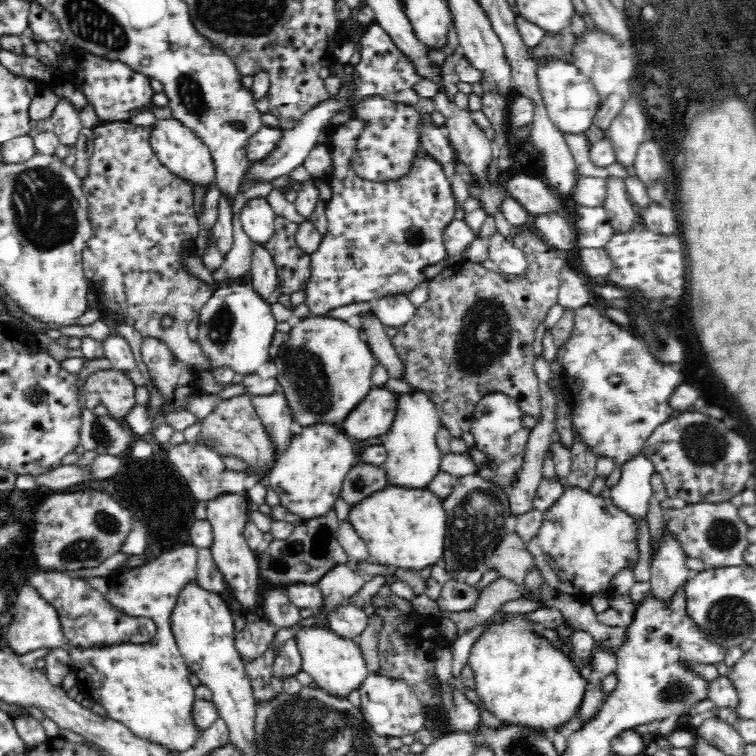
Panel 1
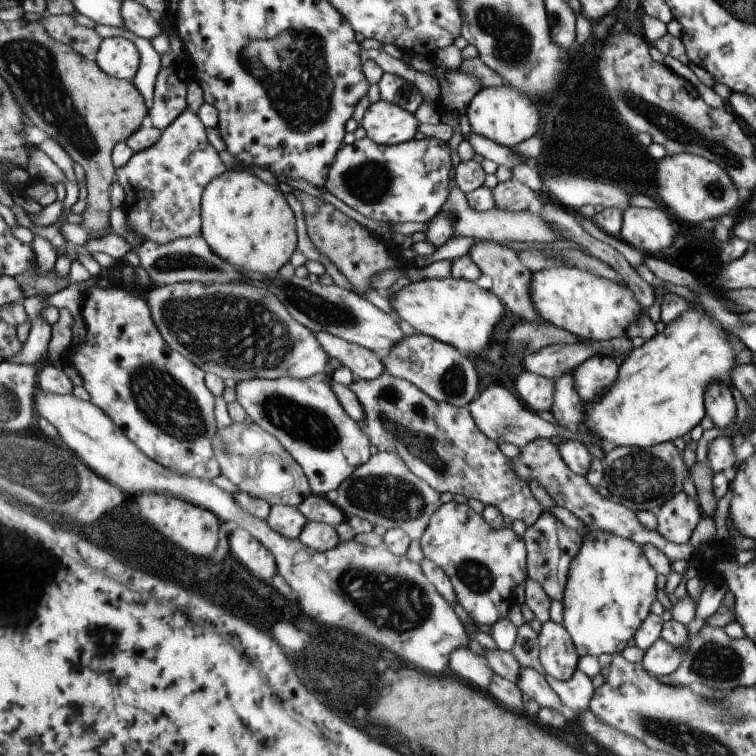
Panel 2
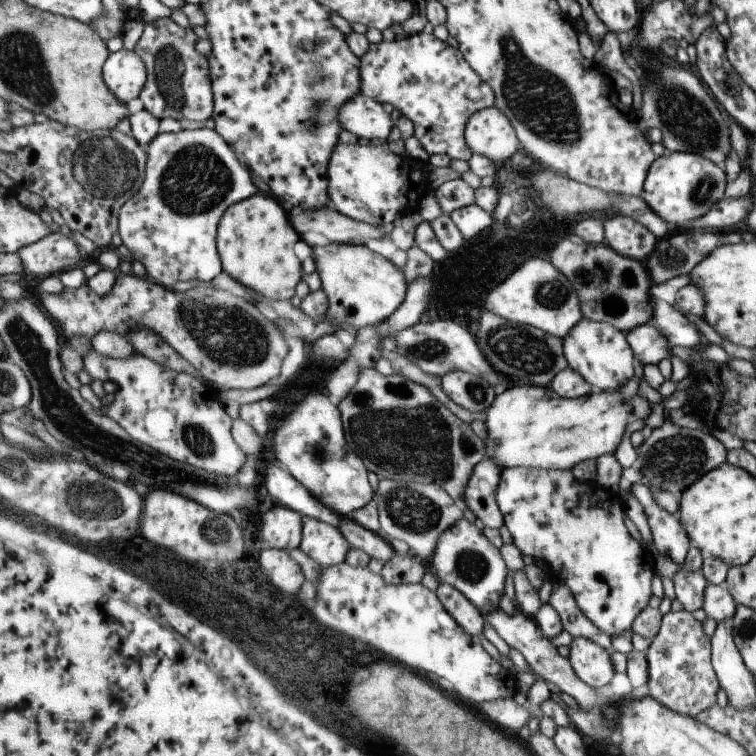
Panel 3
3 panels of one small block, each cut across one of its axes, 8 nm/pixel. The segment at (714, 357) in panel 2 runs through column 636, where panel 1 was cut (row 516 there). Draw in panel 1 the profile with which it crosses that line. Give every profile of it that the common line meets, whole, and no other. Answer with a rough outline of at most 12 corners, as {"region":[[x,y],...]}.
{"region":[[387,487],[348,522],[370,560],[419,573],[444,558],[428,488]]}

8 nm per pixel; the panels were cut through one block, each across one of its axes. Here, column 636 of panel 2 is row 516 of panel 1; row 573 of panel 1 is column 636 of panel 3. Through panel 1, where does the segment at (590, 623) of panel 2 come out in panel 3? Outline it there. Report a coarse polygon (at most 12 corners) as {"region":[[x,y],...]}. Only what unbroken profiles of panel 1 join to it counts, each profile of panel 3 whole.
{"region":[[513,467],[498,501],[610,638],[648,607],[654,552],[572,470]]}

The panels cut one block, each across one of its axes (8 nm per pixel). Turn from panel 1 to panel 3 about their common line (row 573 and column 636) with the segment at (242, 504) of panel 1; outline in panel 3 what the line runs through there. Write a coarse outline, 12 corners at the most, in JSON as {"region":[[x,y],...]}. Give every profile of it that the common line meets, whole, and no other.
{"region":[[629,215],[604,222],[606,245],[646,262],[656,236]]}

